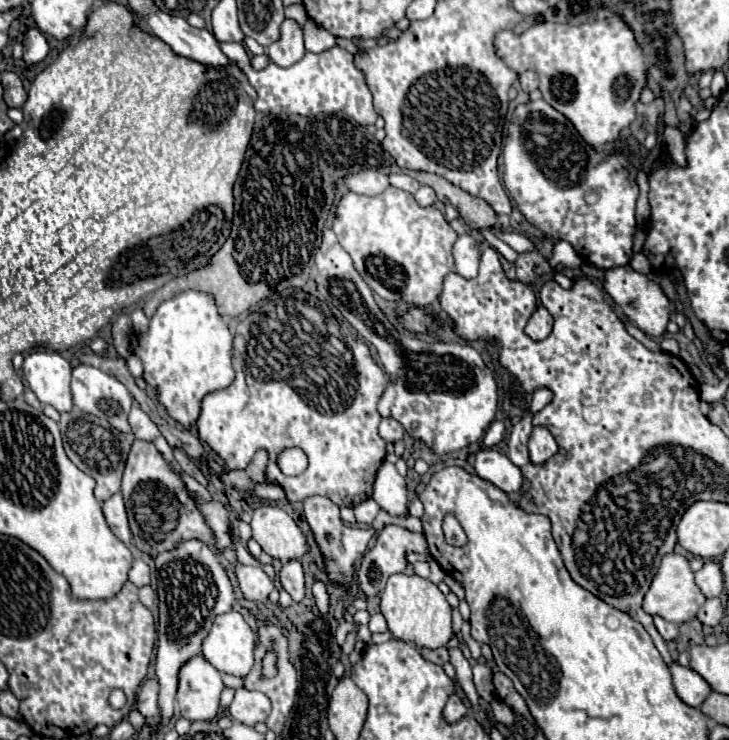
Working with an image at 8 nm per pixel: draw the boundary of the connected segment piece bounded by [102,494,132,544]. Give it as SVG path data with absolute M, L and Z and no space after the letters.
M114 494L112 498L108 498L108 500L104 502L104 508L102 508L102 510L104 510L106 522L108 522L110 530L114 532L114 536L118 536L124 544L130 544L130 540L132 540L132 532L130 532L124 502L122 502L122 494Z

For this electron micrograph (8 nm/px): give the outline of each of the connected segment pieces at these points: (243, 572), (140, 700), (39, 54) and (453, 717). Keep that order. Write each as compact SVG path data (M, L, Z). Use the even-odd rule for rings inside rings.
M238 566L236 568L238 584L248 600L268 600L268 594L274 590L274 582L262 570L262 566Z
M148 678L144 680L138 696L136 696L136 710L144 716L144 718L156 718L158 716L158 682L156 678Z
M30 28L24 36L24 62L26 64L38 64L46 58L46 38L38 28Z
M452 694L452 696L448 698L446 708L444 708L444 718L446 718L448 722L456 722L456 720L460 720L460 718L466 716L466 714L468 714L468 708L464 706L462 698L460 698L458 694Z

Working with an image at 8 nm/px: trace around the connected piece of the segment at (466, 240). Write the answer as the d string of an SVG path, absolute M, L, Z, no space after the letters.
M464 234L464 236L458 236L454 248L452 248L452 254L456 256L456 272L464 278L476 278L478 276L478 262L480 262L480 246L478 242Z

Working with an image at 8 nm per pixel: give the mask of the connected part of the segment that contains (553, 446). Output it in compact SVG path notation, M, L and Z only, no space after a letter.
M536 426L528 442L528 452L530 452L530 462L536 466L542 466L558 452L558 444L546 428Z

